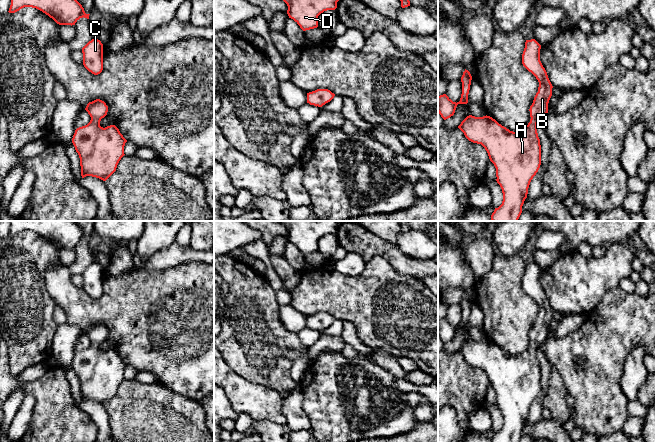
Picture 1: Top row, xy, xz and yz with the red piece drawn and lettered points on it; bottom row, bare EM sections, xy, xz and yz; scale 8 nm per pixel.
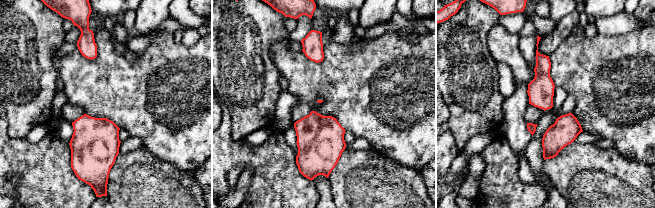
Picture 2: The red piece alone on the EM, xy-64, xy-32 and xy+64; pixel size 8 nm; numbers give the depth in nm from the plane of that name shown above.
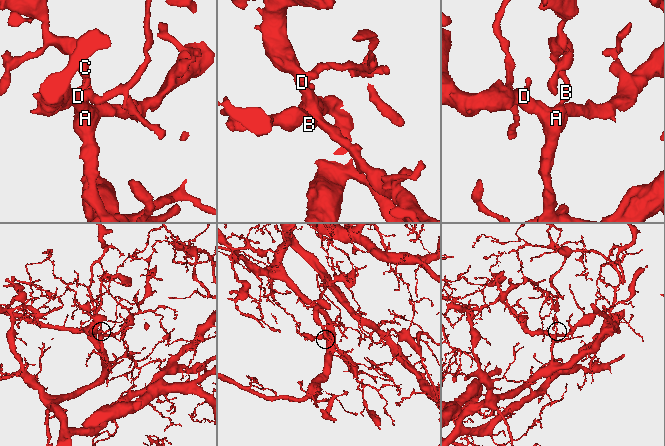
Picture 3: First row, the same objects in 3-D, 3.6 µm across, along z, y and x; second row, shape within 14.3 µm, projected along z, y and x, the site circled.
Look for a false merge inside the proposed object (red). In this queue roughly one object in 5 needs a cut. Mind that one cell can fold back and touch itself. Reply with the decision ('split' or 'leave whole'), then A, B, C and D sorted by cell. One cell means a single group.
leave whole; A B C D

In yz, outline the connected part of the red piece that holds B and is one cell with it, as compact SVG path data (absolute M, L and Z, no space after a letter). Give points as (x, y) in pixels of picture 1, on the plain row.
M535 263L526 264L522 278L523 290L531 296L539 306L538 316L529 333L531 343L525 351L513 356L487 339L483 341L469 339L458 350L469 365L481 368L485 372L490 385L496 392L496 405L502 413L503 425L498 432L495 432L491 442L520 441L522 430L527 422L530 406L541 389L541 369L537 357L537 347L548 337L548 327L552 320L553 310L540 285L540 273L541 269Z

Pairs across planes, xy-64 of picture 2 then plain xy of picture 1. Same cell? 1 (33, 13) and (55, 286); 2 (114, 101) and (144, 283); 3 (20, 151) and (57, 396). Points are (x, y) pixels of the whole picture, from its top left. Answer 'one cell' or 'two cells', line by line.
1: two cells
2: one cell
3: one cell

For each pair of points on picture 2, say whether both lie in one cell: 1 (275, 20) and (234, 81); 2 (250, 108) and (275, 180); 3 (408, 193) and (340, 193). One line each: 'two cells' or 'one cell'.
1: one cell
2: two cells
3: one cell

